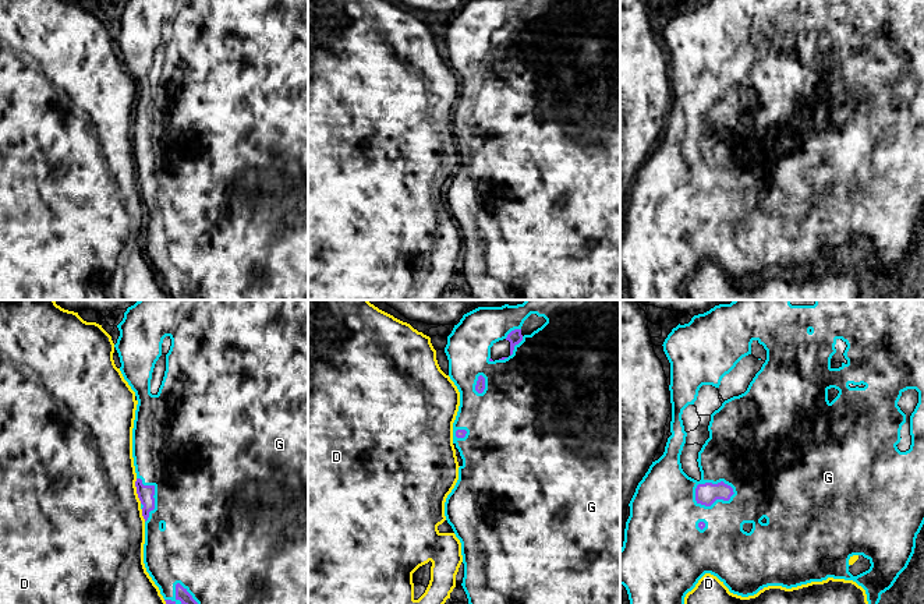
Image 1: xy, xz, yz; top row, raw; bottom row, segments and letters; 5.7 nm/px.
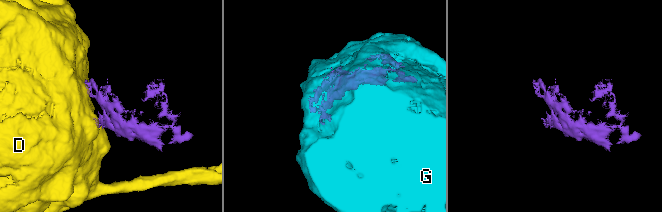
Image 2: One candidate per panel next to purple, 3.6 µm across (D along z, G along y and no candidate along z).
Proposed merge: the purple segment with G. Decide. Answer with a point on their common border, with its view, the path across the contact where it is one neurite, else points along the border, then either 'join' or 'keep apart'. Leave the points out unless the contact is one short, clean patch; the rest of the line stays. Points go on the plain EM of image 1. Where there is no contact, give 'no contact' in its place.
contact yz (714, 189); join

